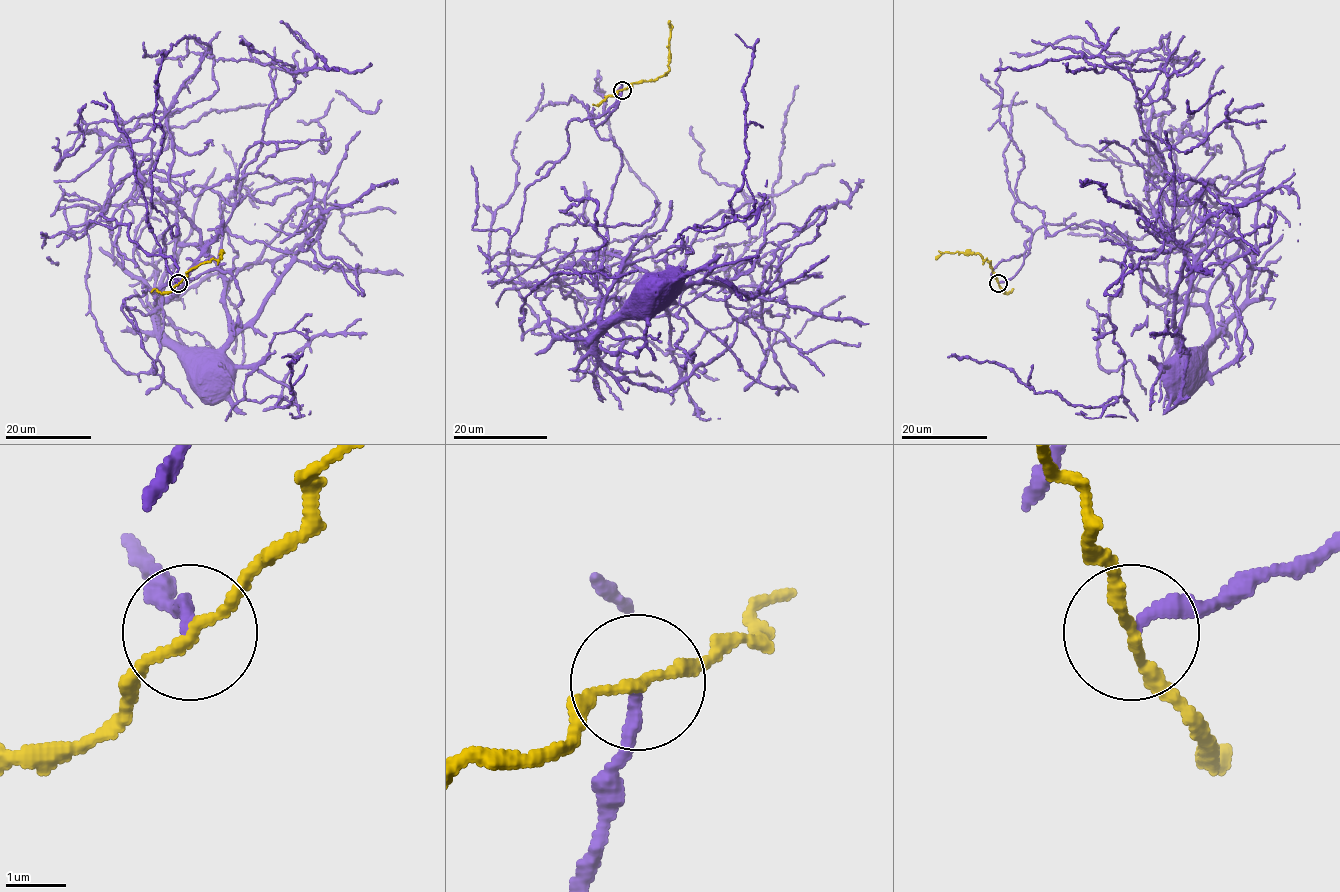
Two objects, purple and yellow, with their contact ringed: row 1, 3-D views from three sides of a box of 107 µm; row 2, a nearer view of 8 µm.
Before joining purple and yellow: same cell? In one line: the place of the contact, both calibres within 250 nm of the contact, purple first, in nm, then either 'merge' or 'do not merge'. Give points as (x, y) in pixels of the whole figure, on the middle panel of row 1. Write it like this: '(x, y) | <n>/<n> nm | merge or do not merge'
(622, 90) | 200/160 nm | do not merge

